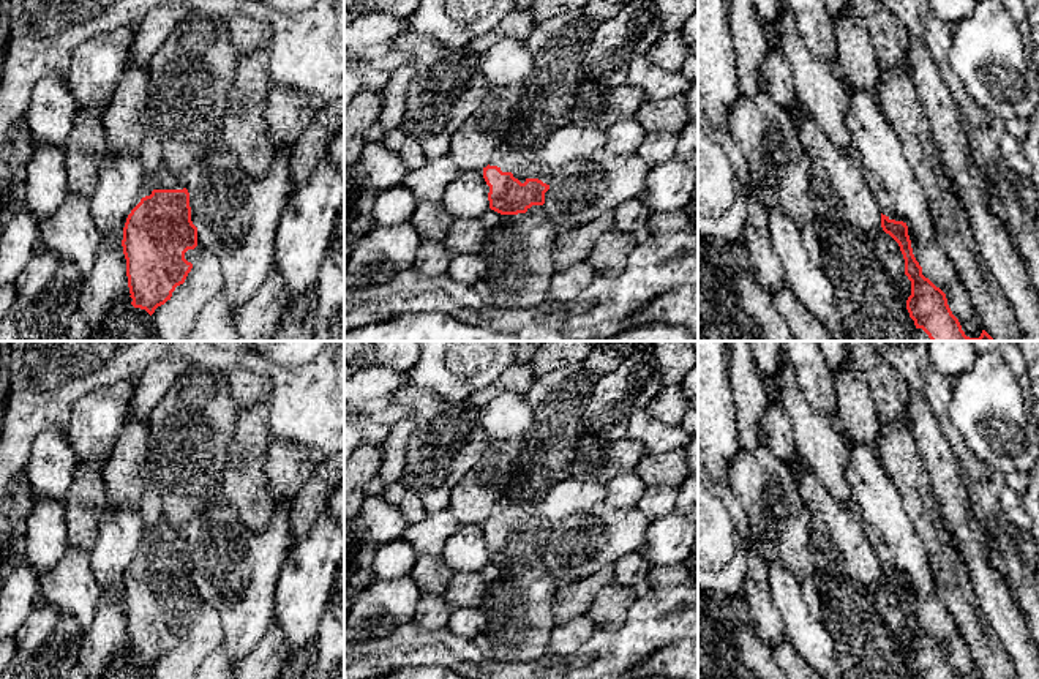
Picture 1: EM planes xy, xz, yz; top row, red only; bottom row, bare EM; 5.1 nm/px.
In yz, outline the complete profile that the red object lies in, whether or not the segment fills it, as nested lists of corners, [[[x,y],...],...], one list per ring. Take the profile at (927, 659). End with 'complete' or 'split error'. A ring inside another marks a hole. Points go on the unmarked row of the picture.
[[[881,567],[881,581],[898,597],[903,608],[905,628],[911,635],[906,663],[914,679],[960,679],[947,658],[946,647],[922,628],[922,621],[913,608],[906,576]]]; complete

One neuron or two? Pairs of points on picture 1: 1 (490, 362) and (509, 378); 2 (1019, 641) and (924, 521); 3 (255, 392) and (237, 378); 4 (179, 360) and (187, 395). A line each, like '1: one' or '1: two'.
1: two
2: two
3: one
4: two

